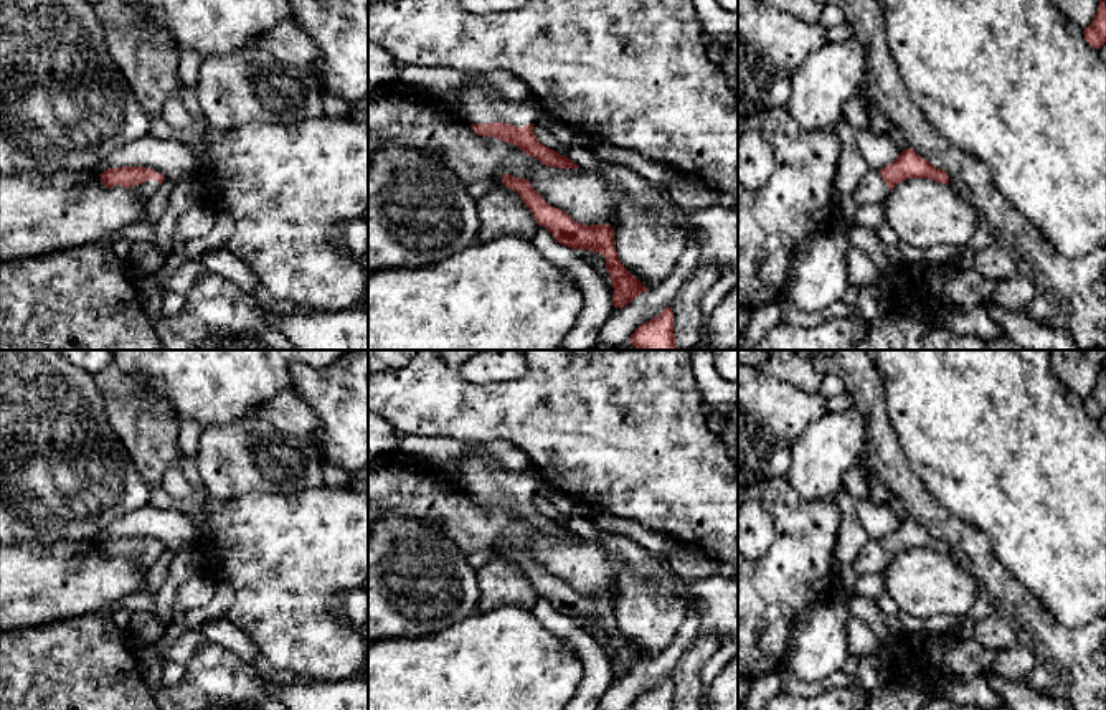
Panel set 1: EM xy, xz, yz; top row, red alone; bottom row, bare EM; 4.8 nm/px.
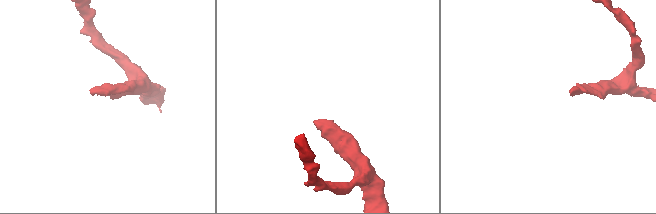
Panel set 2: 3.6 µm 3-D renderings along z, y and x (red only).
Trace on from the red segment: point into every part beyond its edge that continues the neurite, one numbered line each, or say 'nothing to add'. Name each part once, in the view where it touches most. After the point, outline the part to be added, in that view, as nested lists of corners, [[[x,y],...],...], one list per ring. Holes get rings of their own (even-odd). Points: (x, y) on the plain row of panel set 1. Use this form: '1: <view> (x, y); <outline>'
1: xz (477, 474); [[[472,454],[457,457],[457,485],[472,494],[503,492],[517,497],[536,494],[546,485],[543,477],[533,469],[525,472],[512,472],[499,462]]]

